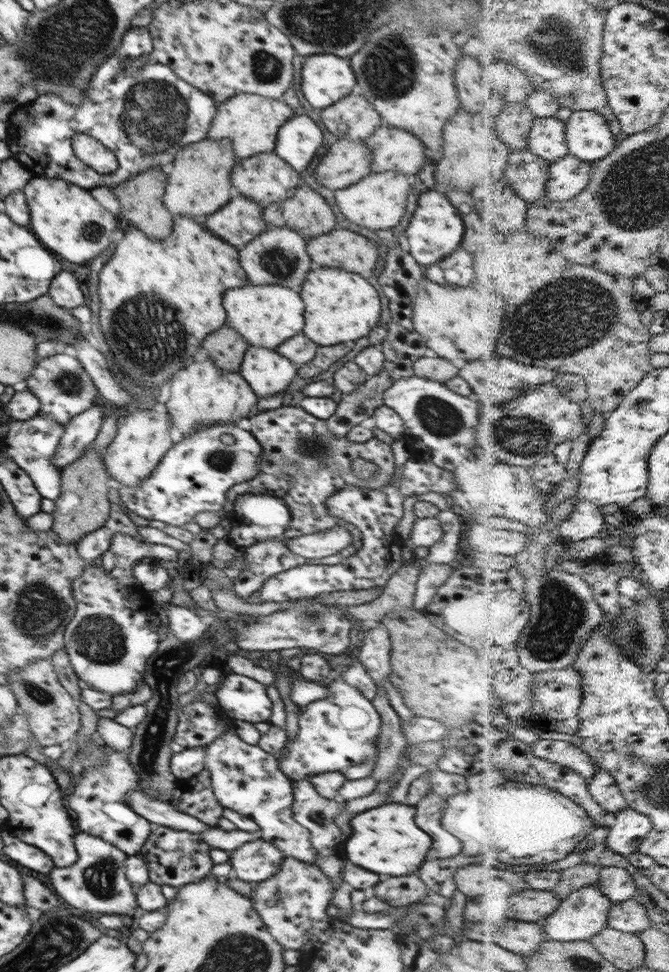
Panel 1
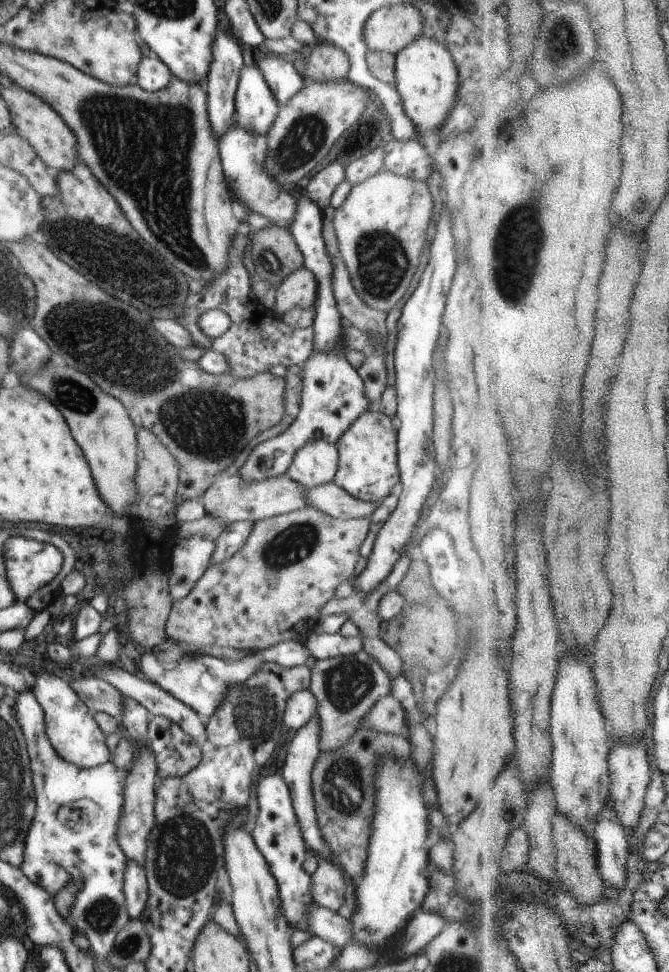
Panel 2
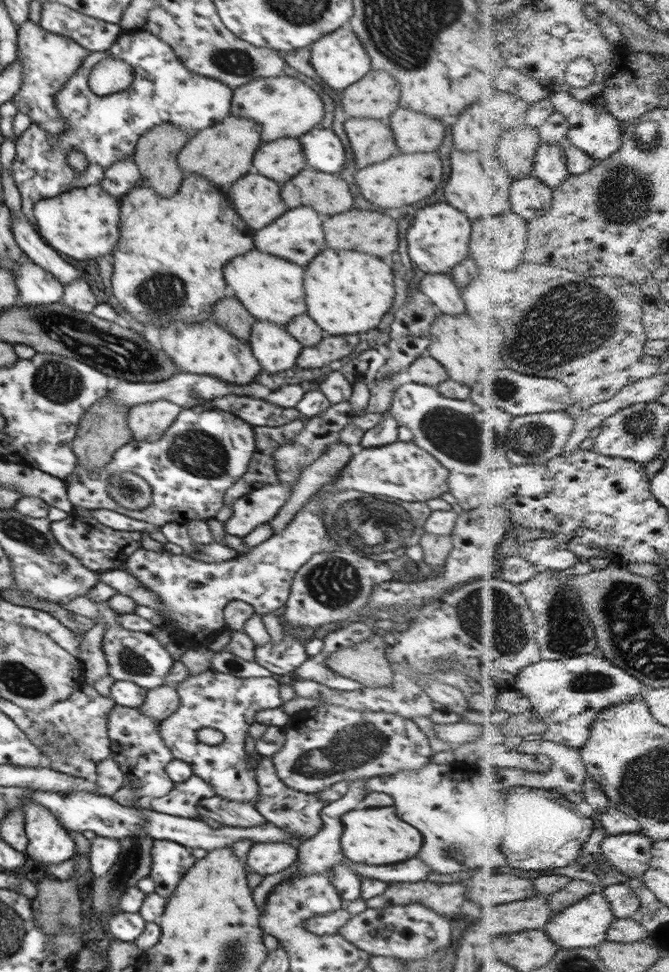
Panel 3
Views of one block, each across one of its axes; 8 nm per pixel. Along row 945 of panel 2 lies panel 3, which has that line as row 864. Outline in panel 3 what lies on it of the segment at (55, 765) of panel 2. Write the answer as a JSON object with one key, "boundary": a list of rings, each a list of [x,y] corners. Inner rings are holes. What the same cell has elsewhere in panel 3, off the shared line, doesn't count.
{"boundary":[[[97,836],[90,840],[90,867],[88,878],[100,878],[112,868],[122,846],[118,839]]]}

